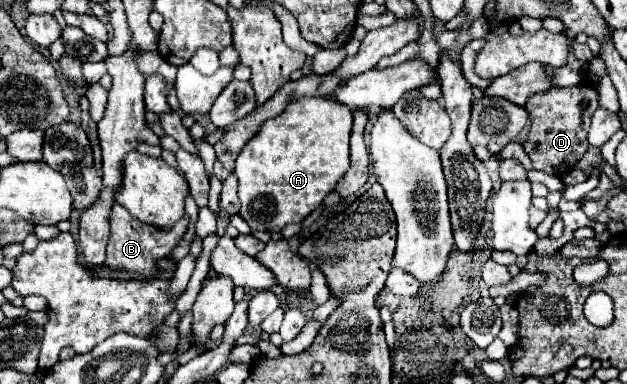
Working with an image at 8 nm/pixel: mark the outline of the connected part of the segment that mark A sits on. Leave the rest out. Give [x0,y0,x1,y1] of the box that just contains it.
[233,98,353,232]

